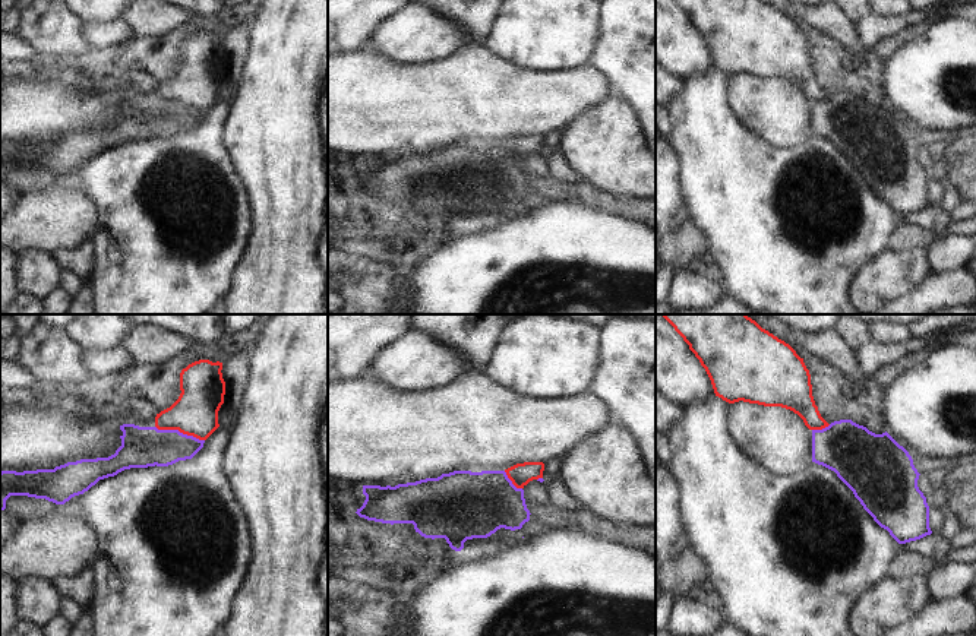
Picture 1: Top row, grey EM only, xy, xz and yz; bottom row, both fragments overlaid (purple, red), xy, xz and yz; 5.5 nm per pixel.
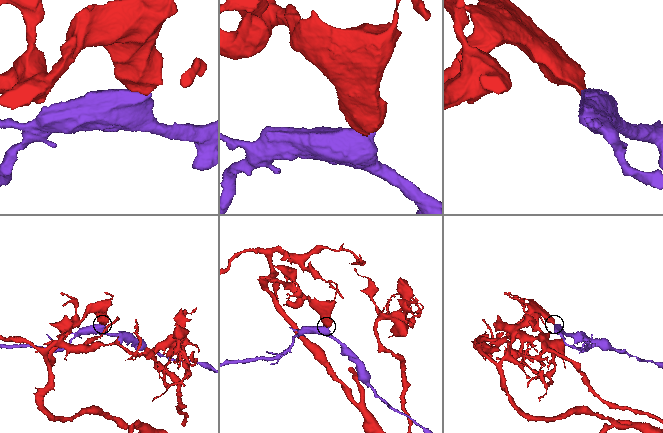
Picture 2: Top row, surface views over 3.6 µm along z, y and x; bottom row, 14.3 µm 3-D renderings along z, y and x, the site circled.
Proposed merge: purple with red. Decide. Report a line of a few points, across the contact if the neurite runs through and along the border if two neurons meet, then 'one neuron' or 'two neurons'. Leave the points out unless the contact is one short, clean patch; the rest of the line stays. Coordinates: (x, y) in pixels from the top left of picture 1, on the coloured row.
line xy (155, 426), (158, 429), (177, 429), (204, 440); two neurons

